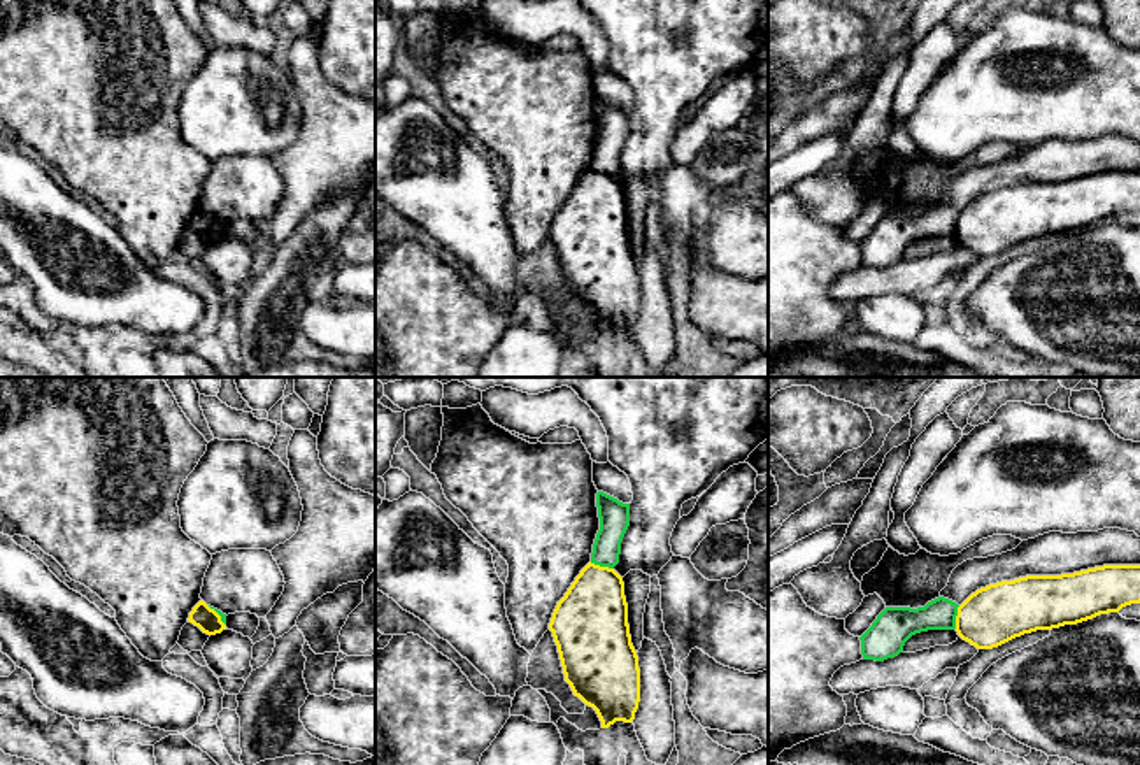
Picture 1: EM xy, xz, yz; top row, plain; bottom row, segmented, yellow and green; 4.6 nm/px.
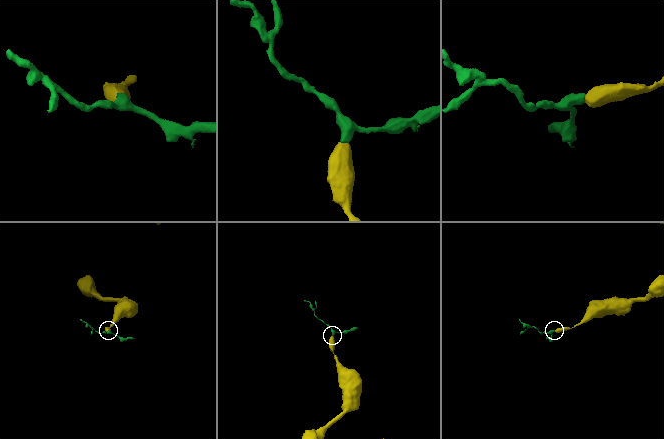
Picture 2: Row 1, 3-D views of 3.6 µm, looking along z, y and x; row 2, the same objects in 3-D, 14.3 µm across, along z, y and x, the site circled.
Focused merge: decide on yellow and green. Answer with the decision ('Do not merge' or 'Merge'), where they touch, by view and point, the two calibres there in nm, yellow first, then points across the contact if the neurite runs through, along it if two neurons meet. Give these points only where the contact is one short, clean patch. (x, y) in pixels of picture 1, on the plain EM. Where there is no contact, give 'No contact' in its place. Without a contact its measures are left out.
Do not merge. Touches yellow at xz (602, 174). Thickness 340 nm (yellow) against 140 nm. Boundary: xz (590, 169), (612, 176)

